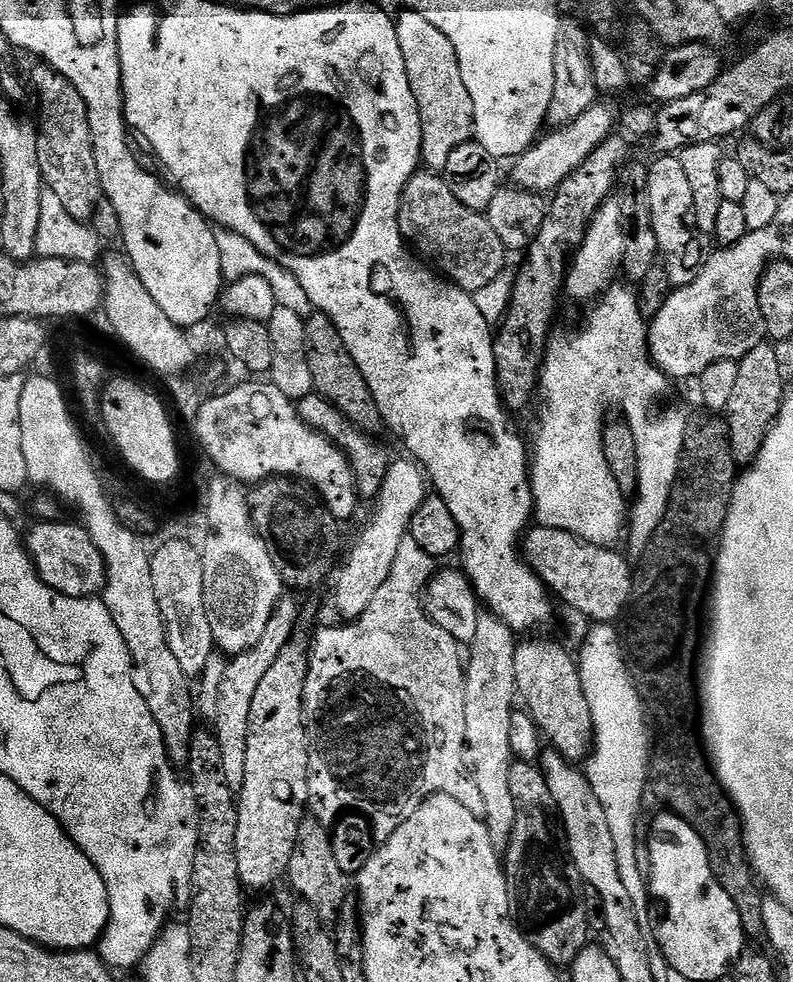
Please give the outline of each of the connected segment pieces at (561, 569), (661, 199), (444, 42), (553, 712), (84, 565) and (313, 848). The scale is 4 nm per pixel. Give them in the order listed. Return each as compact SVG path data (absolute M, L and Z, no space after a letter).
M533 527L522 540L523 559L528 561L549 593L559 603L561 600L569 604L573 613L580 613L592 622L615 621L632 597L633 569L628 569L627 562L612 551L616 550L591 544L557 528Z
M660 154L657 157L648 168L648 185L644 188L645 194L648 195L646 220L651 224L654 237L657 238L662 264L664 260L664 272L672 283L671 287L677 289L694 282L696 273L706 259L705 253L692 252L692 228L688 225L688 219L692 216L692 203L697 203L698 196L692 191L690 180L682 170L679 155Z
M404 10L395 17L395 22L398 46L402 46L402 62L406 62L406 78L410 80L410 90L420 115L420 158L425 169L443 170L446 162L450 162L450 154L454 154L458 146L469 143L474 136L472 103L462 82L458 54L454 54L450 38L446 38L438 26L426 22L422 14Z
M528 638L525 640L528 640L525 642L517 643L516 645L516 653L514 654L514 678L516 679L516 690L519 696L519 699L522 701L524 700L523 707L526 709L529 716L531 716L532 721L536 723L536 729L540 731L541 737L545 741L548 740L553 749L555 751L559 752L561 756L564 756L567 758L567 760L573 761L573 762L580 762L587 757L591 747L592 747L592 719L590 718L590 708L586 706L586 696L584 694L584 691L582 690L582 682L580 681L580 673L578 671L578 664L577 661L574 659L573 653L571 651L568 651L567 648L564 647L563 643L557 642L556 644L552 640L532 640L536 638Z
M48 518L44 524L36 524L26 532L26 547L28 556L32 560L36 573L58 594L66 594L70 598L92 598L97 594L103 593L104 584L108 580L108 568L104 565L102 554L88 536L88 531L84 528L83 523L76 524L55 524L55 519Z
M306 818L300 823L296 845L292 850L292 857L288 863L286 880L292 883L292 888L297 892L303 903L309 904L325 922L335 921L344 901L349 899L349 877L338 866L332 849L332 837L329 829L315 818Z

